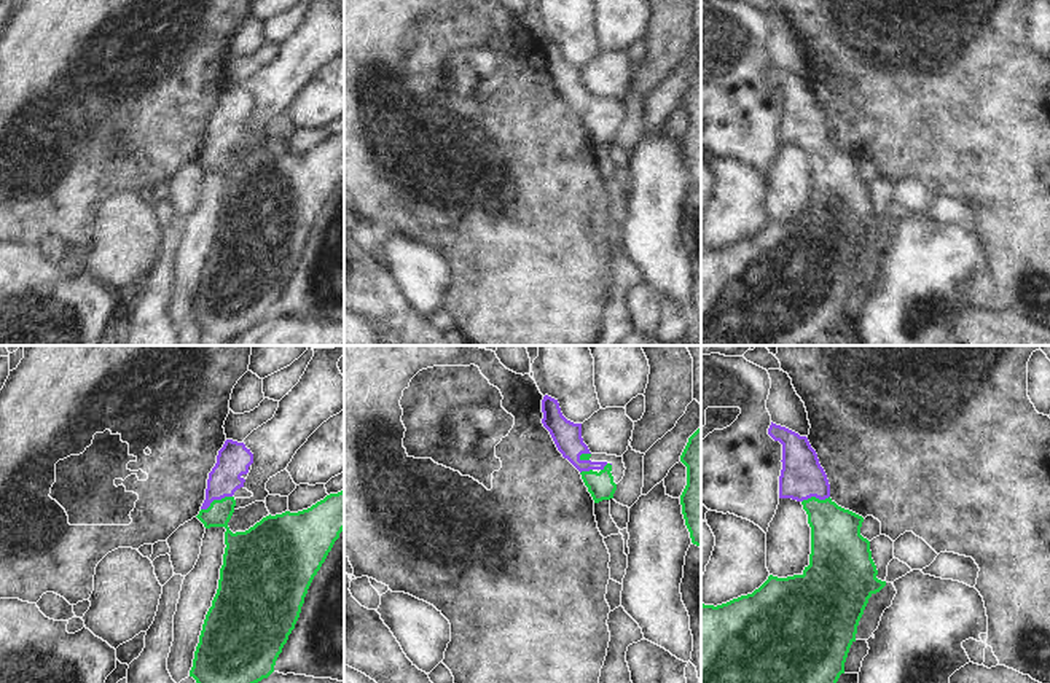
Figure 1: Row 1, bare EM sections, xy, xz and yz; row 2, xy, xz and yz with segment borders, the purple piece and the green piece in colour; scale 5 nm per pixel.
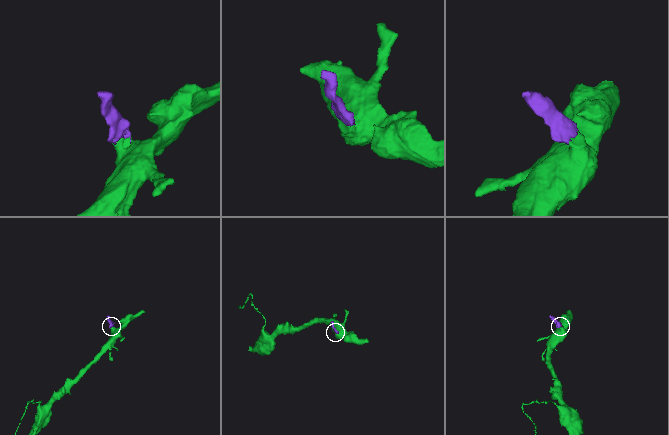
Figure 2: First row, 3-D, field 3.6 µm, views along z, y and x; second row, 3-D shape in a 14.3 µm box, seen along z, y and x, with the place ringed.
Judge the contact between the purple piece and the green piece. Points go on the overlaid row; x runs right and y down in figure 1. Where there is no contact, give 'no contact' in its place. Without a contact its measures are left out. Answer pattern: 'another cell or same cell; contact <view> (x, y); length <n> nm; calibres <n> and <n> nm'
same cell; contact xy (215, 499); length 180 nm; calibres 170 and 120 nm

